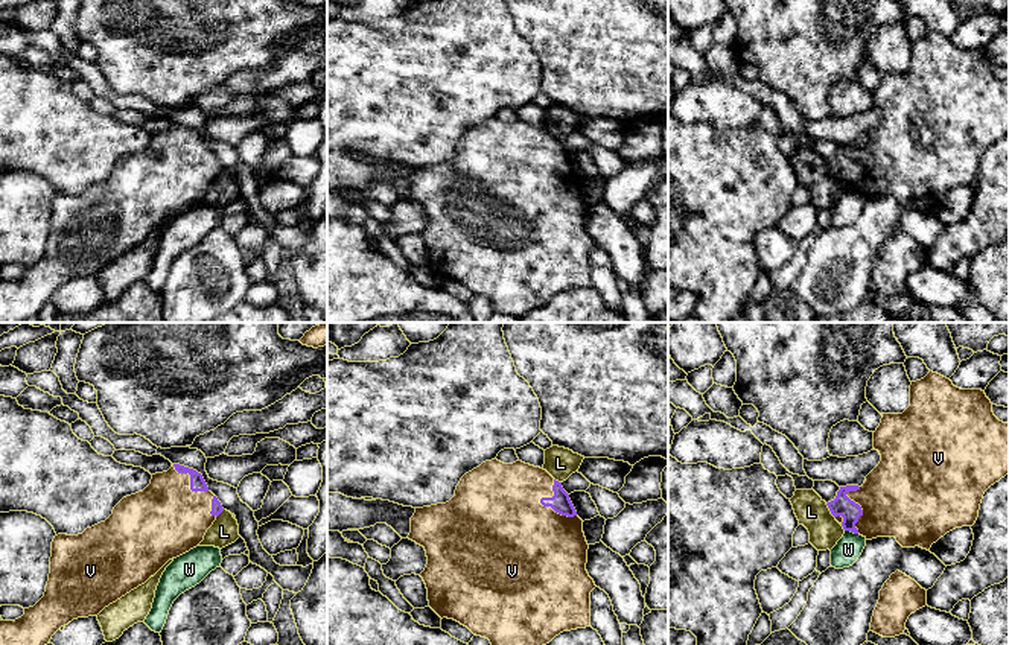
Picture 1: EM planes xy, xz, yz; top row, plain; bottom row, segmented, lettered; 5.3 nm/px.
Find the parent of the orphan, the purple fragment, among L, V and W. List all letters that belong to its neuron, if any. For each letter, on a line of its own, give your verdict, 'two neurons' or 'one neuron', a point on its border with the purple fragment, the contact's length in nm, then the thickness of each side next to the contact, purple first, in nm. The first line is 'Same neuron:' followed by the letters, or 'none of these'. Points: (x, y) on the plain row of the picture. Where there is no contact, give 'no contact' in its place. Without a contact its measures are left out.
Same neuron: V
L: two neurons; contact yz (830, 169); length 90 nm; calibres 110 and 170 nm
V: one neuron; contact xz (544, 165); length 240 nm; calibres 110 and 500 nm
W: two neurons; contact yz (851, 190); length 80 nm; calibres 110 and 140 nm

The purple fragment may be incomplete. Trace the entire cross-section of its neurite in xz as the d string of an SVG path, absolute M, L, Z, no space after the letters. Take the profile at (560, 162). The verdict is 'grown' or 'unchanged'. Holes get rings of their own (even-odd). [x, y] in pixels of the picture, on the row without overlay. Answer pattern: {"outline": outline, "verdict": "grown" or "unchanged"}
{"outline": "M522 120L482 122L461 137L449 161L415 167L406 198L426 210L428 224L420 236L428 248L429 266L441 278L454 278L489 298L493 312L520 319L563 291L590 286L590 251L597 245L586 230L589 204L583 180L562 141L540 126Z", "verdict": "grown"}

